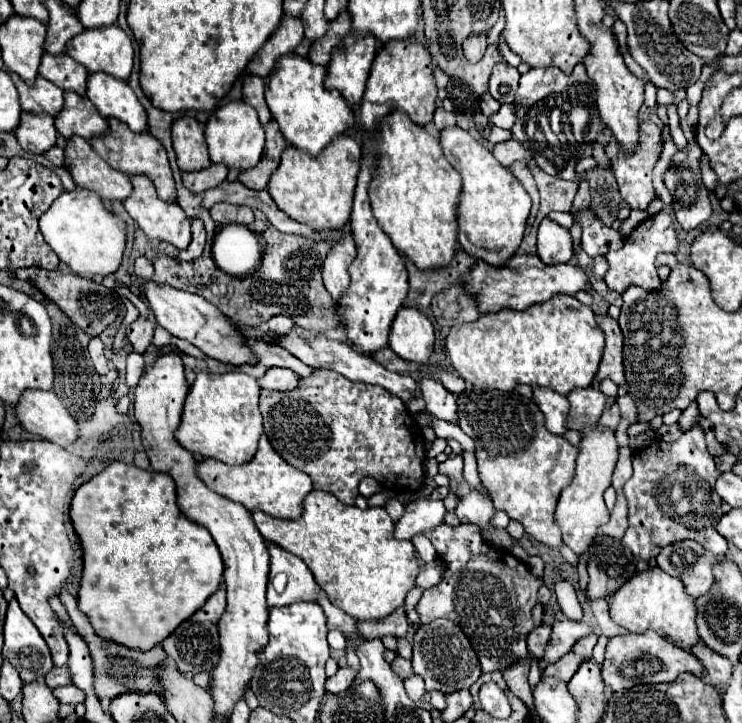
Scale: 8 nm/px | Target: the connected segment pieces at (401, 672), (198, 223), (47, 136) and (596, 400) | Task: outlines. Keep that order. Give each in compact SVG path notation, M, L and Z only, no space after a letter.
M395 657L395 661L391 663L391 669L401 677L401 679L407 679L411 673L413 673L413 667L411 667L411 661L409 659L403 659L403 657Z
M199 217L193 219L193 223L191 223L191 233L193 233L193 237L191 237L189 249L179 251L179 255L177 255L179 261L193 261L193 259L197 259L197 257L203 253L203 245L205 245L205 227L203 227L203 221L201 221Z
M21 113L19 127L13 131L19 145L33 153L41 155L55 145L57 131L53 125L53 117L47 113Z
M587 387L587 389L573 389L573 393L567 395L569 399L569 419L567 429L583 429L587 423L595 425L601 417L601 411L605 409L605 403L611 405L613 399L605 397L599 389Z

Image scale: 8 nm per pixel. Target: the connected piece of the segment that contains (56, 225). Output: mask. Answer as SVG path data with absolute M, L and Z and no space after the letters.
M75 189L71 193L65 191L41 215L39 227L45 241L61 257L61 261L81 277L87 275L107 277L115 273L121 265L127 243L127 225L123 219L105 209L103 199L93 191L85 189Z

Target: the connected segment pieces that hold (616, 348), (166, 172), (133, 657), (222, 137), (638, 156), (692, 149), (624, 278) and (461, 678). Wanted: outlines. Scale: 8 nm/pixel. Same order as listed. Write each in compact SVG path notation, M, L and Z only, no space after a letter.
M597 315L597 325L605 333L605 351L601 357L599 371L595 375L593 387L599 387L601 379L611 377L617 385L625 383L623 375L623 335L619 329L619 323L609 315Z
M107 119L109 123L109 131L107 135L101 135L101 137L95 137L91 143L91 147L117 171L123 171L123 173L143 173L147 175L159 197L163 201L175 201L175 181L173 181L173 175L171 175L171 167L169 167L169 161L167 161L167 153L165 153L165 147L159 143L159 139L155 139L149 131L145 133L133 133L131 129L127 129L125 123L117 121L117 119Z
M61 589L59 593L59 599L61 603L65 605L73 625L77 627L79 635L87 641L89 649L91 649L91 657L93 657L93 665L95 665L95 691L99 697L117 697L121 693L129 693L129 691L153 691L153 693L161 693L161 687L157 683L157 673L155 673L155 665L159 665L161 661L165 661L165 651L161 645L153 647L151 651L137 651L137 649L127 649L127 647L121 647L121 645L107 645L103 639L99 639L87 617L81 615L81 611L77 609L77 601L75 597L67 591L67 589Z
M229 101L221 105L207 121L205 125L205 141L209 149L209 159L213 163L223 163L227 167L235 167L239 171L251 169L257 165L257 161L263 155L265 147L265 131L263 125L257 119L257 113L253 107L249 107L245 101Z
M641 121L639 123L639 143L631 153L625 153L621 149L621 145L617 145L615 137L611 137L611 141L607 143L605 153L611 161L611 171L617 179L619 193L621 193L623 201L631 209L647 209L647 205L655 199L655 189L651 185L651 171L653 171L653 167L659 159L659 153L661 153L661 129L653 121Z
M689 141L685 149L677 151L677 155L671 161L671 167L663 175L667 189L673 195L673 211L675 219L681 225L683 231L691 231L705 223L711 215L711 203L709 203L709 191L701 183L701 171L699 171L699 157L701 157L701 147L695 141Z
M659 211L655 215L651 215L647 221L643 221L625 241L625 245L619 251L609 251L605 257L609 261L609 271L605 275L605 283L609 289L617 291L617 293L625 293L627 287L637 285L643 289L659 289L661 287L661 279L657 275L657 267L655 267L655 257L663 251L671 251L677 253L679 247L679 237L673 225L673 217L667 211Z
M435 619L421 625L413 635L413 667L425 681L427 691L453 693L459 689L469 689L481 675L481 665L477 653L473 651L465 633L449 619Z

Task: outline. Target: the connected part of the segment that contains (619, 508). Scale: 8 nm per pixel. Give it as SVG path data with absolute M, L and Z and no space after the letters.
M621 493L617 495L617 501L615 501L613 511L611 511L609 523L605 523L601 529L609 537L615 537L615 539L623 537L623 533L627 529L627 501L625 501L625 497Z

